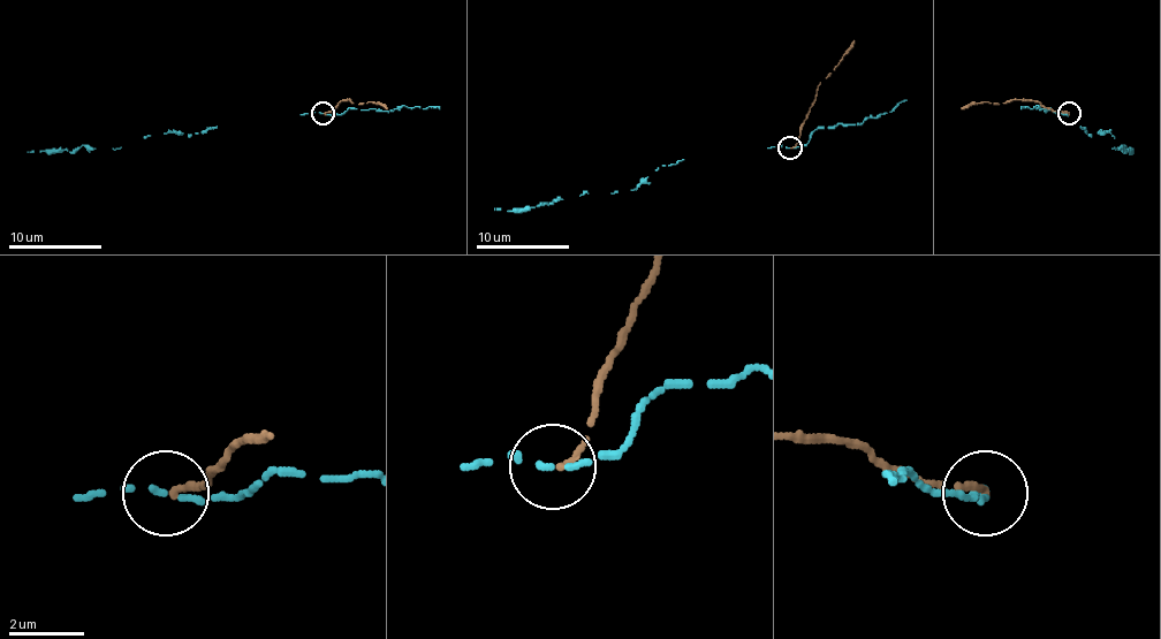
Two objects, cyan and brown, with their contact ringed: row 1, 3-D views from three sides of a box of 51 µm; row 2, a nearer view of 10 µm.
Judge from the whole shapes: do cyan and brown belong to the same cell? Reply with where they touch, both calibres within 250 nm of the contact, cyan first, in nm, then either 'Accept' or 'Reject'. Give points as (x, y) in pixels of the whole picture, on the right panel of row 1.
Place: (1069, 113). Thickness 180 nm (cyan) against 180 nm. Reject

